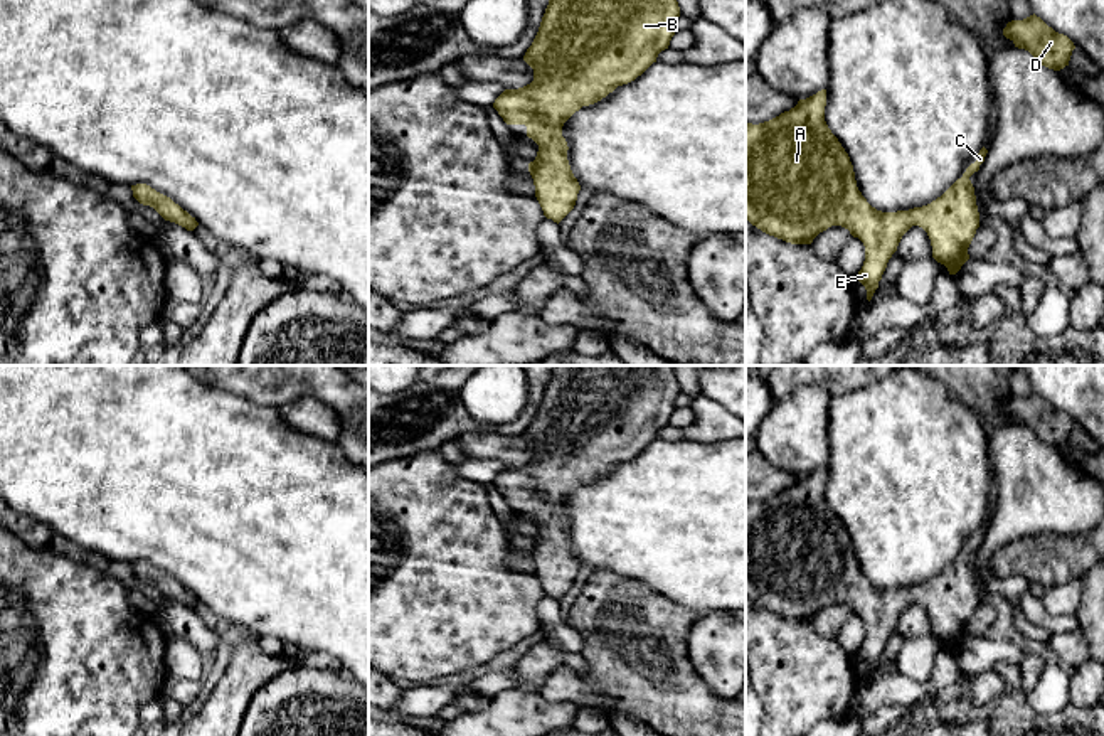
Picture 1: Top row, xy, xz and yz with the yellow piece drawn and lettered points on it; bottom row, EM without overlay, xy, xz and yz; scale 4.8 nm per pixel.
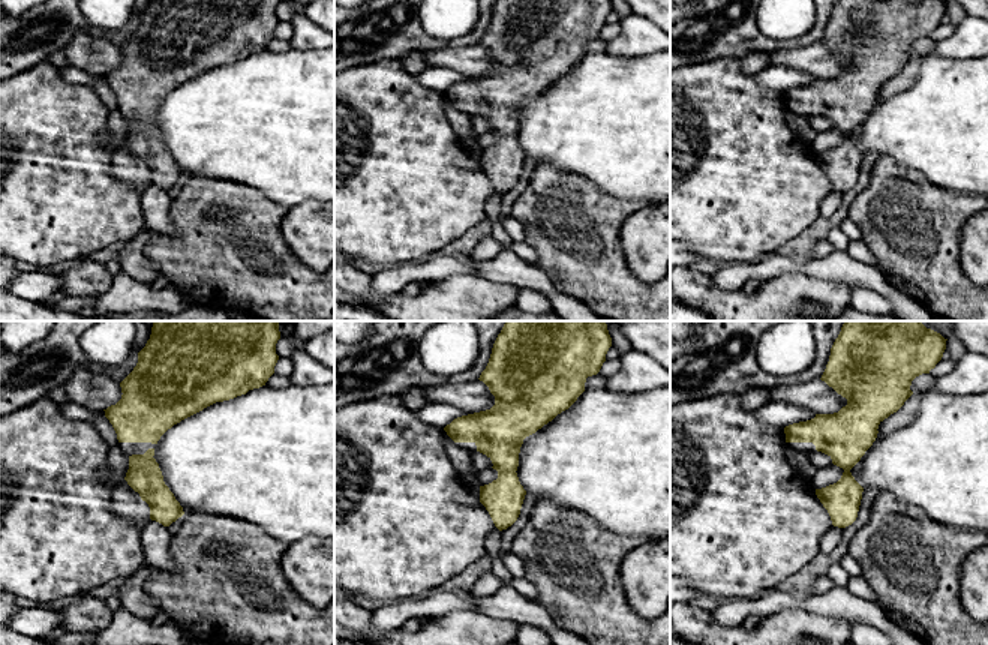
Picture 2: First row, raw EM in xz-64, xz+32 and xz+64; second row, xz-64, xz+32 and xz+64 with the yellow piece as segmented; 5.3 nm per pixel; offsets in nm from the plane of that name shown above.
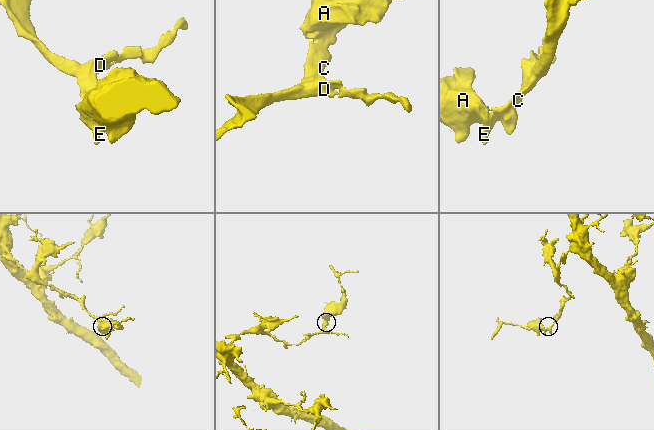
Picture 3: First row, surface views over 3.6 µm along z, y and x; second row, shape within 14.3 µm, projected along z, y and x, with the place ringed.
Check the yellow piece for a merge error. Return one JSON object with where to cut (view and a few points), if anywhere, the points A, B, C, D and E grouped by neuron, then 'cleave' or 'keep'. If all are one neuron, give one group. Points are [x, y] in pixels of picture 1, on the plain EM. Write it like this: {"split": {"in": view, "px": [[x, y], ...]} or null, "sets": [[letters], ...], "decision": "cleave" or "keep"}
{"split": null, "sets": [["A", "B", "C", "D", "E"]], "decision": "keep"}

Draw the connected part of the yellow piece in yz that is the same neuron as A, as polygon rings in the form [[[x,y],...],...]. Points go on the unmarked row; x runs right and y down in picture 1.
[[[821,467],[806,477],[799,477],[794,485],[769,499],[759,502],[746,499],[746,596],[762,610],[791,621],[811,621],[820,610],[831,603],[848,606],[850,611],[858,615],[865,623],[865,638],[857,657],[865,664],[868,679],[878,665],[878,659],[882,657],[889,637],[897,628],[902,613],[912,603],[919,603],[927,610],[932,635],[944,642],[949,652],[956,652],[969,637],[968,625],[979,605],[974,564],[969,554],[979,547],[988,527],[983,524],[976,539],[966,546],[963,554],[931,581],[909,588],[882,589],[872,584],[858,568],[850,534],[825,499],[825,483],[826,467]]]

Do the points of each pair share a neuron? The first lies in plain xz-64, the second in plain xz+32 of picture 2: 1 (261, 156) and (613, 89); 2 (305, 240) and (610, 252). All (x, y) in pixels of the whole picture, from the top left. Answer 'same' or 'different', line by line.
1: same
2: different

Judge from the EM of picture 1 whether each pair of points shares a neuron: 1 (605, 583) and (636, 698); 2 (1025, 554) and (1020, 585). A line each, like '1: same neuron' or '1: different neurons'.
1: same neuron
2: different neurons

